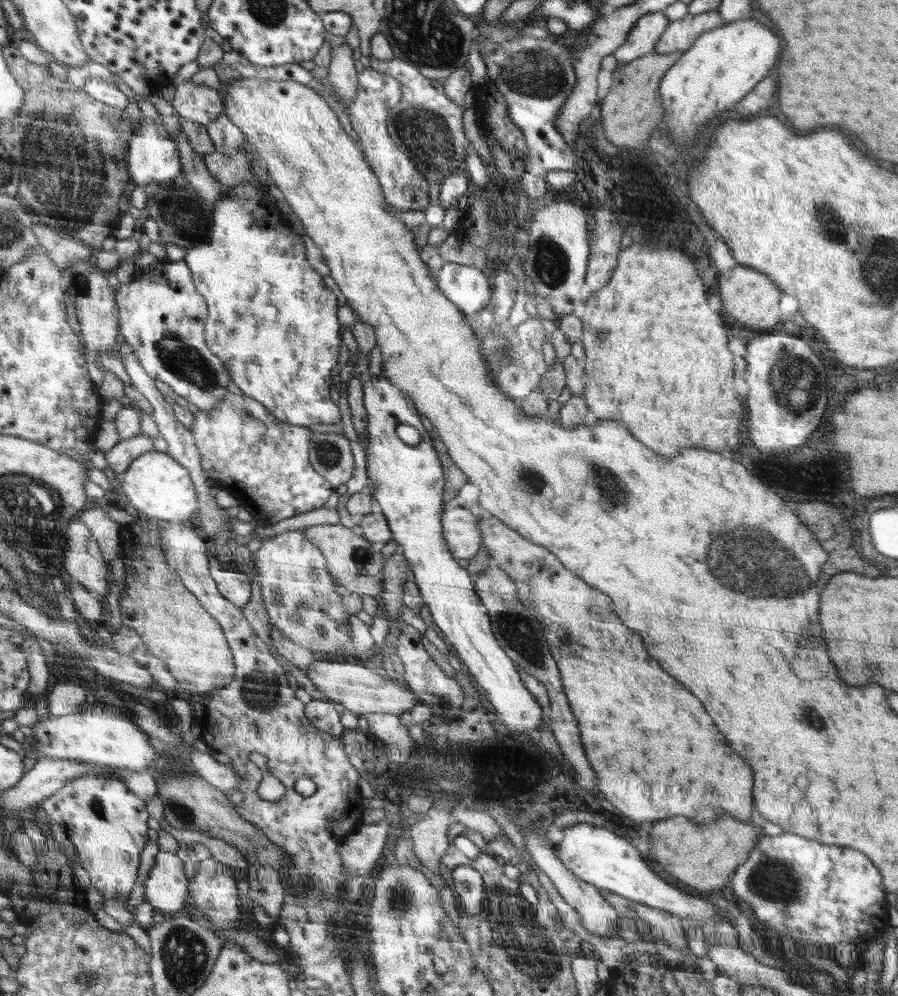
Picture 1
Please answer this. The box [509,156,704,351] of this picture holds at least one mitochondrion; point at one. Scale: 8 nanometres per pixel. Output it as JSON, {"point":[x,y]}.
{"point":[550,259]}

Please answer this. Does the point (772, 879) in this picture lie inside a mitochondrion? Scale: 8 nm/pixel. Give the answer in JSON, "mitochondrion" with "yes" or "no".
{"mitochondrion":"yes"}

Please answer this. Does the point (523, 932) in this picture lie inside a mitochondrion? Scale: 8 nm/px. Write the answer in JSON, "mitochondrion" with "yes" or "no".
{"mitochondrion":"yes"}

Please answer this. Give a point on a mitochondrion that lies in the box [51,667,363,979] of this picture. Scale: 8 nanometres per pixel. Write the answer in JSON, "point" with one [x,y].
{"point":[320,908]}

